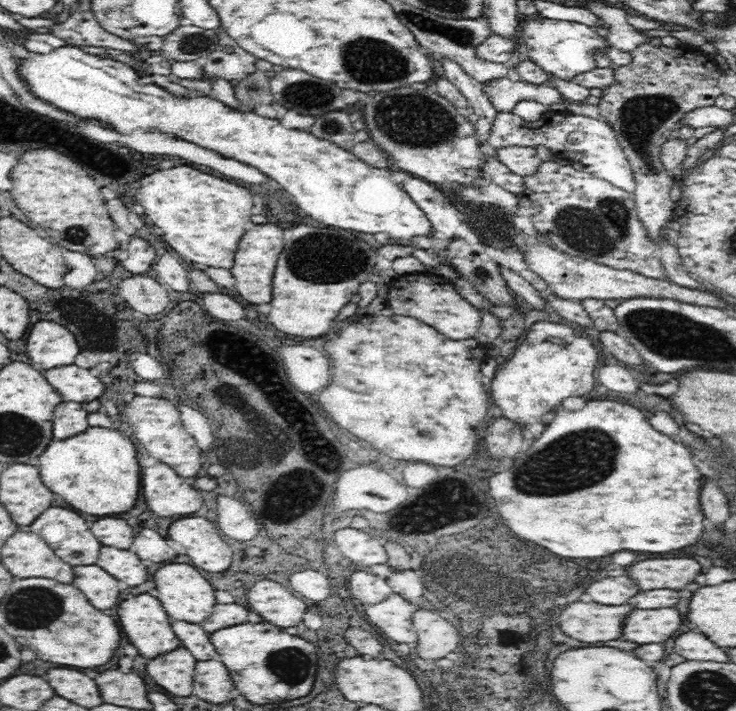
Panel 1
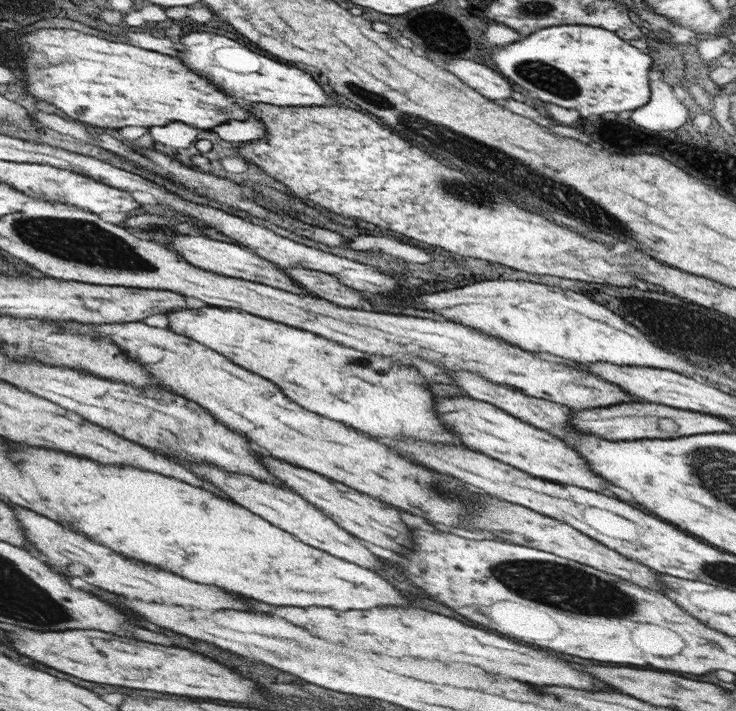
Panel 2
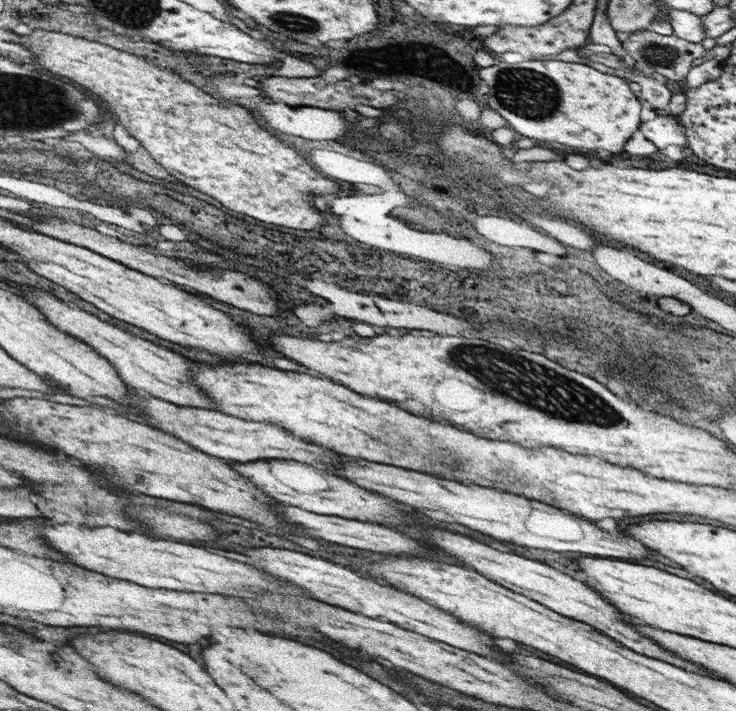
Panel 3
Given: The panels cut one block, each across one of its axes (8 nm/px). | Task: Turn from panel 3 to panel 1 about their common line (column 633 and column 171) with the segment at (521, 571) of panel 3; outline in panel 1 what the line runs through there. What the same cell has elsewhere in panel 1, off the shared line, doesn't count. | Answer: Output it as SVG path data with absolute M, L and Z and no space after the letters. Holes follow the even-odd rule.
M140 594L118 606L118 622L120 622L120 628L124 630L124 636L138 650L138 654L146 660L154 660L162 654L182 648L182 642L174 634L170 620L172 618L166 614L166 610L160 606L160 602L156 598L152 598L150 594Z

